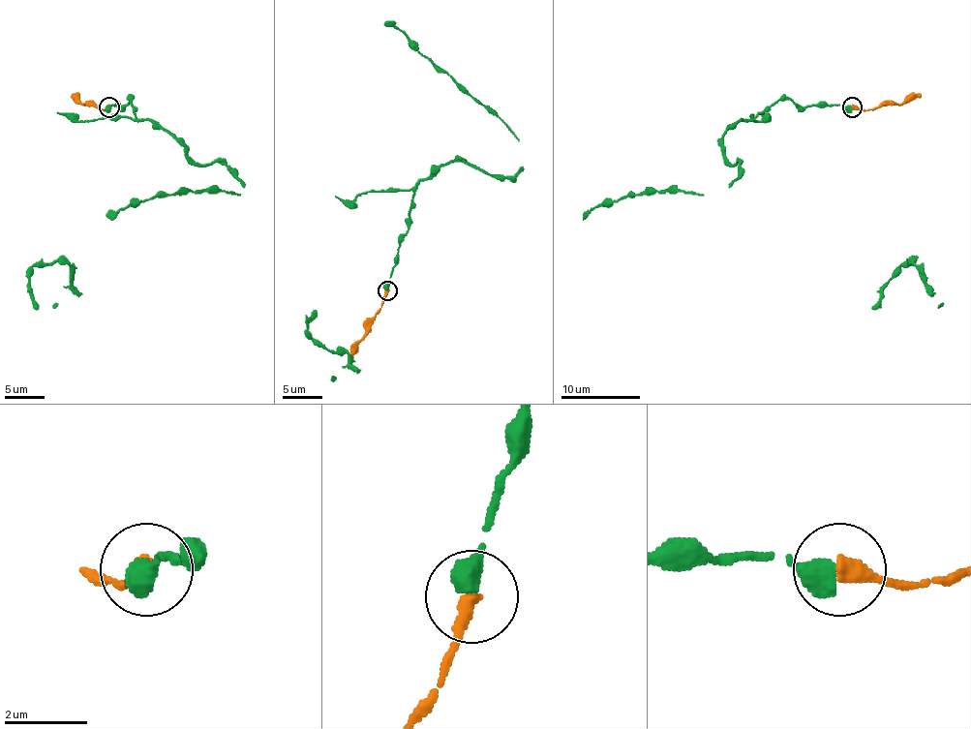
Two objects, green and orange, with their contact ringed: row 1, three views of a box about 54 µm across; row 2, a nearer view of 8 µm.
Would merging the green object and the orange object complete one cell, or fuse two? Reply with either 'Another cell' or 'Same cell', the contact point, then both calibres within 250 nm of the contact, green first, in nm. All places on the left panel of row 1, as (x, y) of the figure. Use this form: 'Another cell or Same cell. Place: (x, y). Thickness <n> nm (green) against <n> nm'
Same cell. Place: (108, 107). Thickness 600 nm (green) against 400 nm

